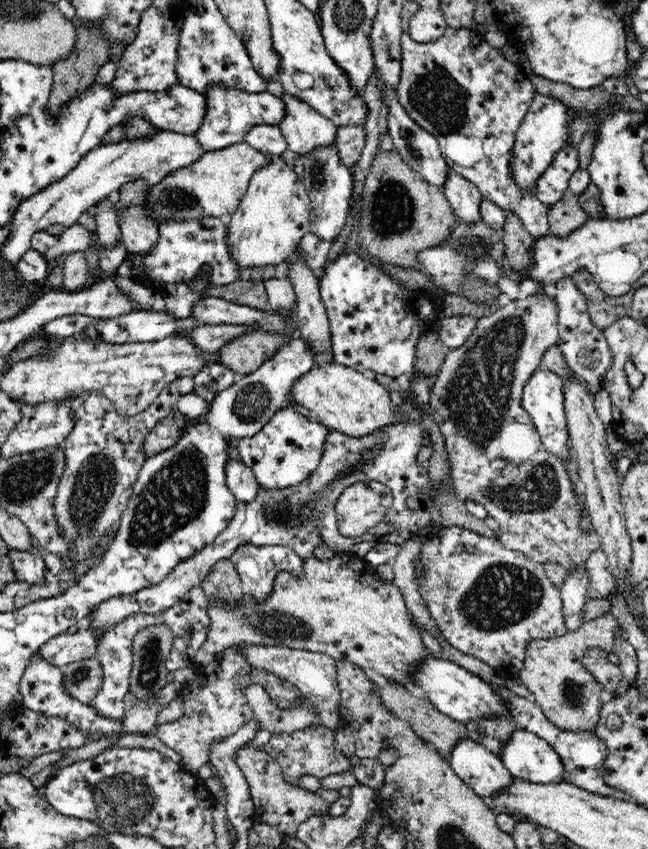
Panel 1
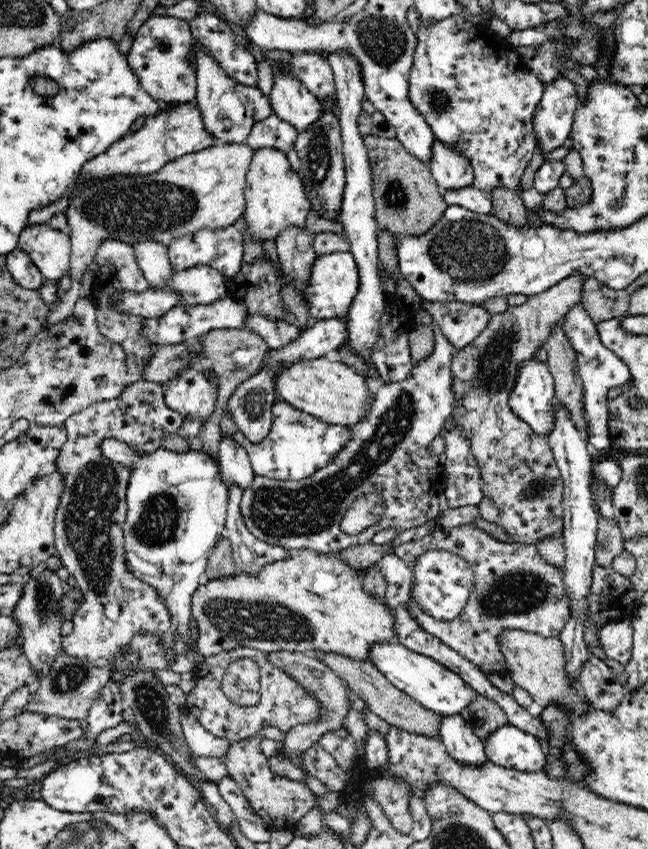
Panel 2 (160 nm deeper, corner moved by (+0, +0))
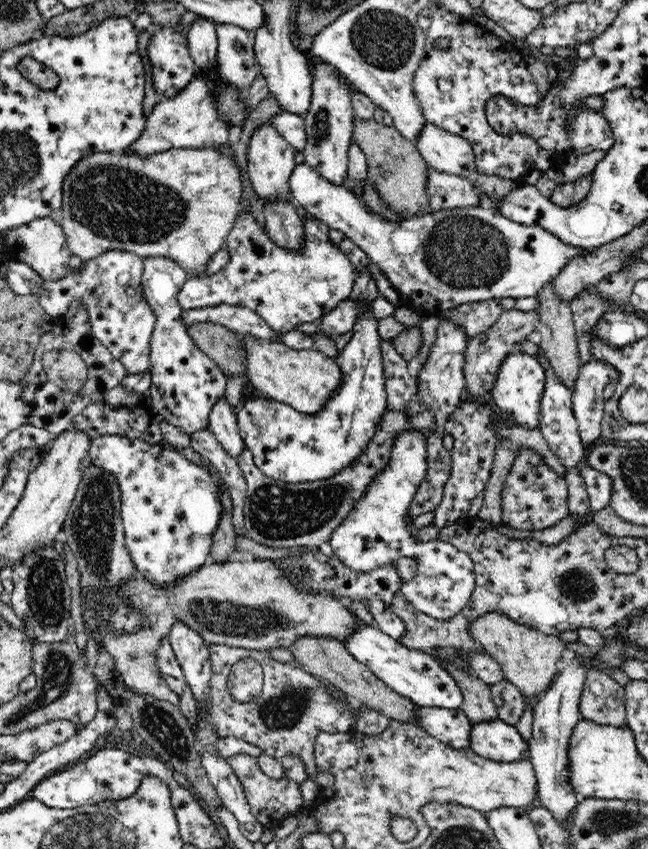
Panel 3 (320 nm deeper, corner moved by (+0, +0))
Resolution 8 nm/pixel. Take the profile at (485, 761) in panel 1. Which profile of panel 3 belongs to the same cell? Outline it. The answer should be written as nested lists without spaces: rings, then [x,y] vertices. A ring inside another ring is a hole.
[[[418,707],[415,710],[415,718],[419,727],[430,733],[430,736],[454,749],[469,747],[472,724],[461,708]]]

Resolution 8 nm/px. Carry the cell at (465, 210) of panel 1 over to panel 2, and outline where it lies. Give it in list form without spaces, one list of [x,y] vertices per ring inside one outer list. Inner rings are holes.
[[[434,139],[431,152],[431,173],[439,187],[439,192],[458,190],[473,186],[474,173],[468,159],[464,159],[454,149],[444,146],[444,143]]]

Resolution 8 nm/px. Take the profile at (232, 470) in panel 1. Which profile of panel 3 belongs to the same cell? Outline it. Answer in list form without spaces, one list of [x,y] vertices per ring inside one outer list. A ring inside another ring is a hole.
[[[225,396],[220,397],[210,411],[209,429],[216,435],[216,439],[220,441],[229,456],[237,460],[245,442],[239,433],[236,413]]]

